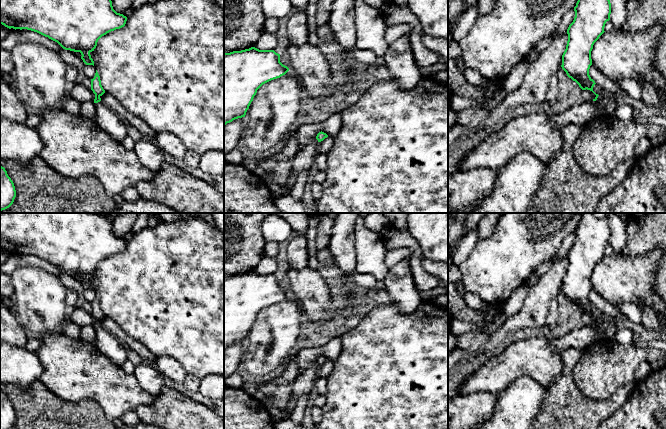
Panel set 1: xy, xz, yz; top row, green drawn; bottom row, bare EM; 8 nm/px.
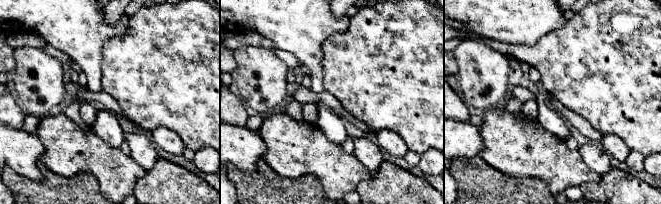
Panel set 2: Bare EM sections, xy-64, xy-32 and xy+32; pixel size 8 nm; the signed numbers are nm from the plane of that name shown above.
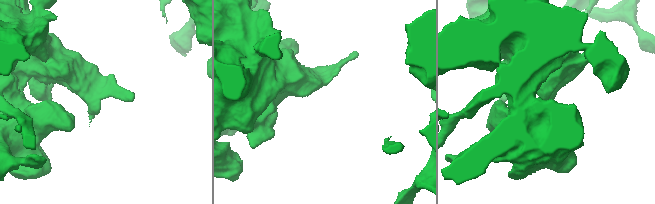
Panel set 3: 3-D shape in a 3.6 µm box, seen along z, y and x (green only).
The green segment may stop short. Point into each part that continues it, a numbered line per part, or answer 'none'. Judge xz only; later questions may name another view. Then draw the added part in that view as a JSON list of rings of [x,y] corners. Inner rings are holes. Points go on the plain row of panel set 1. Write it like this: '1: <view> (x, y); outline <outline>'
none

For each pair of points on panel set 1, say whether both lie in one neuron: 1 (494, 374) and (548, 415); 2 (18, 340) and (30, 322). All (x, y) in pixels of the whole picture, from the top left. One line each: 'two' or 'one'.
1: two
2: two

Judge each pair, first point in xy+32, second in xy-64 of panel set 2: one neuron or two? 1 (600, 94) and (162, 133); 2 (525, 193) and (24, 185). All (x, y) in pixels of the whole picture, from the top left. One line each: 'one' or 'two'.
1: two
2: one

